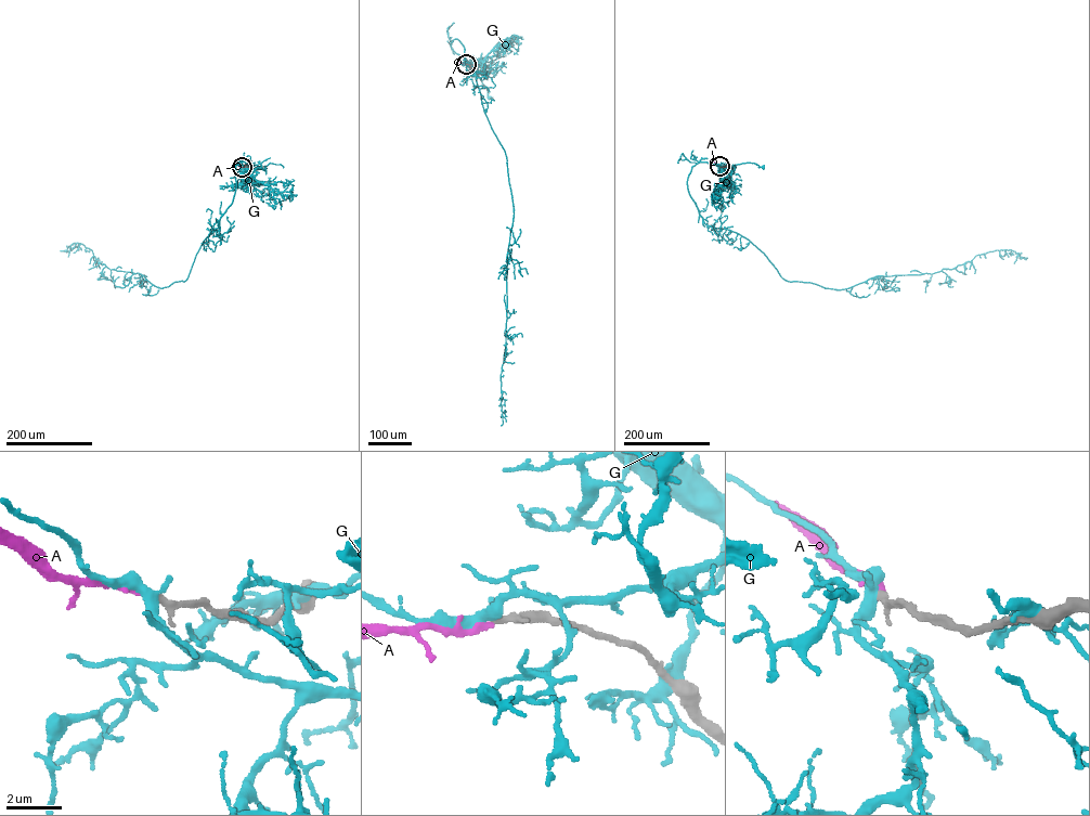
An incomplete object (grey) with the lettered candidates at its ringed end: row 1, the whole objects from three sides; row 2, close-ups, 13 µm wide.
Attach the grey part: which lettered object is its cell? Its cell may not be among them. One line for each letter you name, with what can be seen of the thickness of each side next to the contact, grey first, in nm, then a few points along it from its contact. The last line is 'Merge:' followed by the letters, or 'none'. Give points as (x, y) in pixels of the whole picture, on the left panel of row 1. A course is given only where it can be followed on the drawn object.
A: 190/200 nm
Merge: A

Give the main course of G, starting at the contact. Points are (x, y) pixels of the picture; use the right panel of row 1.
G: (719, 166), (725, 169), (747, 163), (763, 166)

